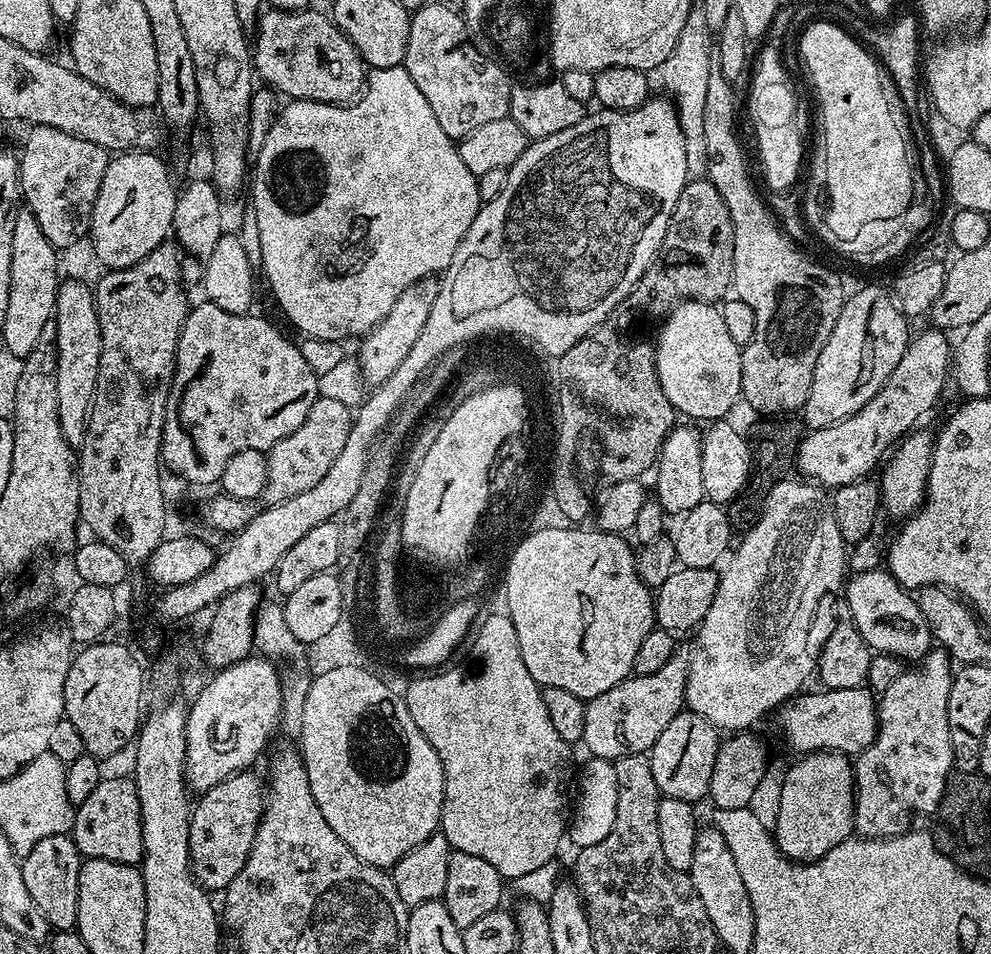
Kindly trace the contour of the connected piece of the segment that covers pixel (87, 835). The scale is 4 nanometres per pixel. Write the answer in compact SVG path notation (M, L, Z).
M124 776L101 778L90 798L76 808L70 833L81 857L90 860L109 860L119 864L139 865L144 858L142 814L135 779Z

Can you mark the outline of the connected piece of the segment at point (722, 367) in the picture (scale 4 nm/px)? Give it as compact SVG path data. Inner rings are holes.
M686 300L664 317L659 328L654 336L656 373L672 407L692 422L725 419L742 396L742 348L730 338L721 309L712 302Z

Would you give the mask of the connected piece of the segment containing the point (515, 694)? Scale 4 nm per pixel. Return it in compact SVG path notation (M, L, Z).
M507 614L486 616L483 617L479 627L475 629L476 641L472 644L472 653L469 654L465 664L460 664L457 668L448 666L443 670L433 671L431 674L417 675L420 677L410 681L408 689L402 692L402 699L410 710L410 718L414 718L418 730L424 732L424 737L430 742L430 746L434 746L434 750L442 762L444 801L442 802L439 831L444 834L446 842L449 843L452 850L483 858L485 862L490 862L490 866L494 866L494 870L498 870L500 877L514 881L520 875L529 874L538 866L557 859L556 851L560 848L560 839L562 841L565 839L566 829L570 823L570 781L574 776L573 749L559 736L558 730L554 730L554 722L550 722L550 713L546 710L542 685L534 679L530 670L526 670L526 662L522 662L522 654L518 650L518 634L514 634L514 622Z

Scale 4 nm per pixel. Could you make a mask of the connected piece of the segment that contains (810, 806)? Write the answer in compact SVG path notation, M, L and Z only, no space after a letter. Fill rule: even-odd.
M810 752L796 758L780 784L780 813L776 816L774 835L780 853L790 860L807 862L822 858L834 846L849 839L856 819L856 773L854 764L842 752Z

